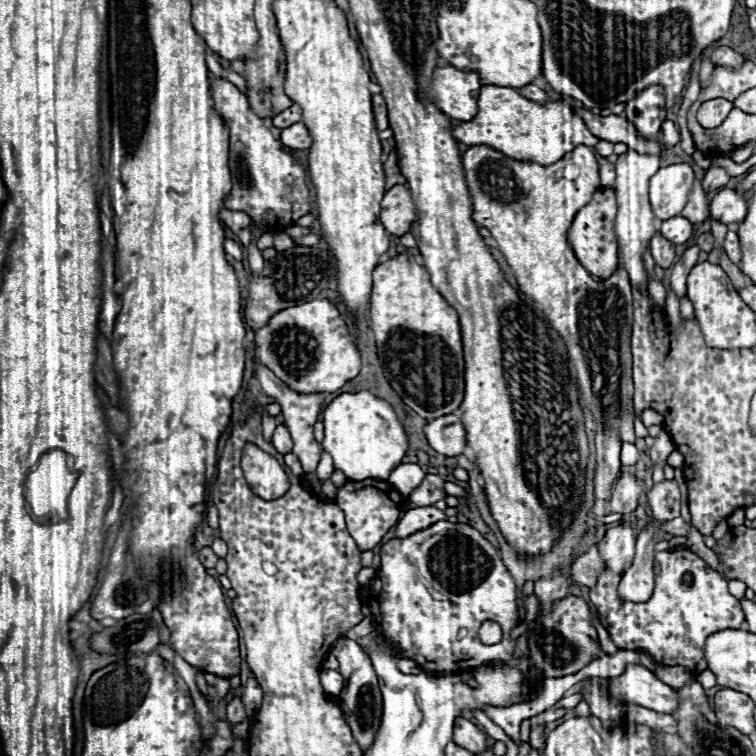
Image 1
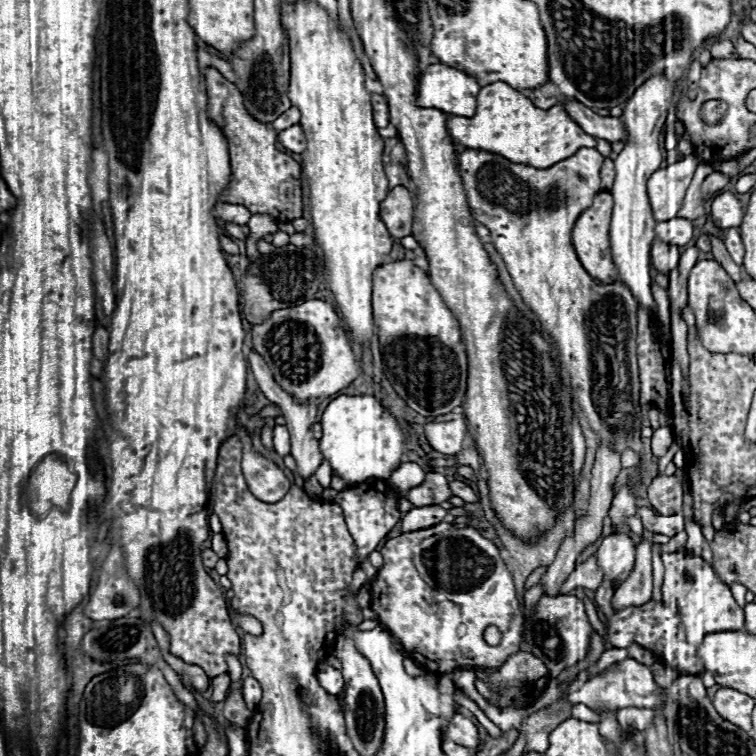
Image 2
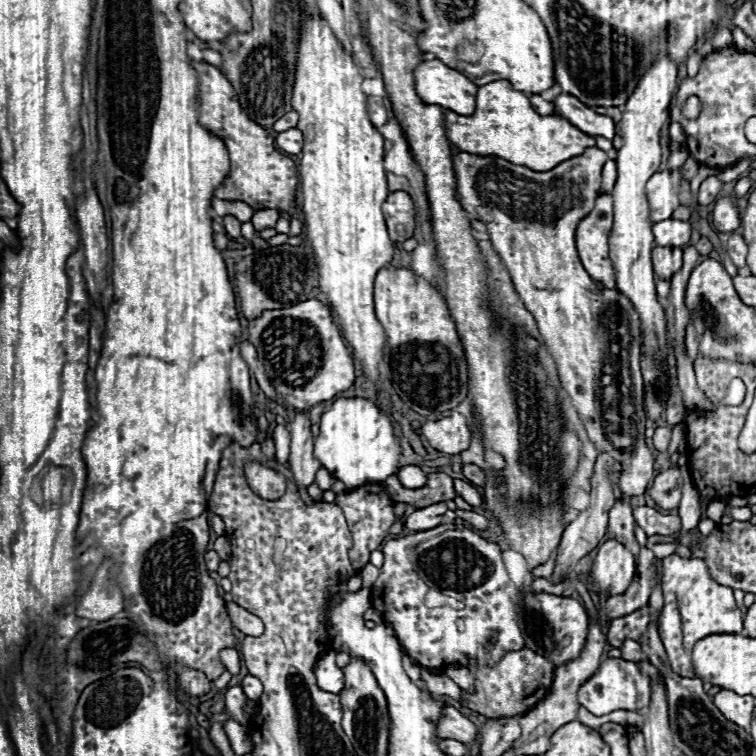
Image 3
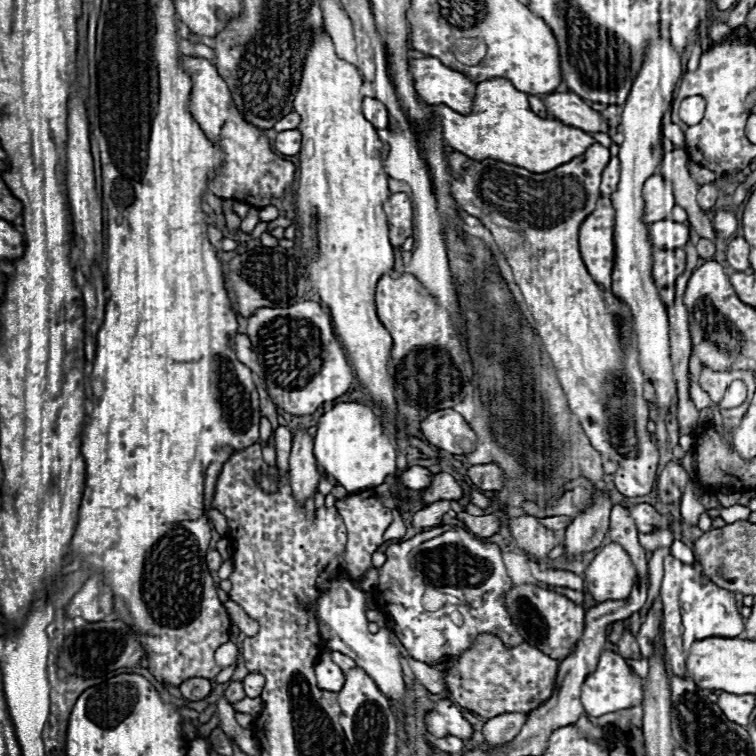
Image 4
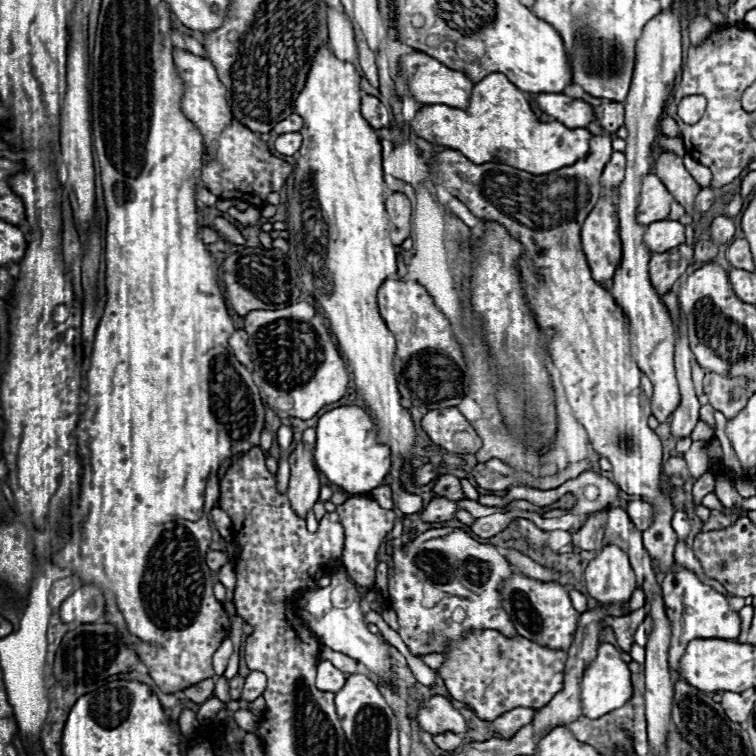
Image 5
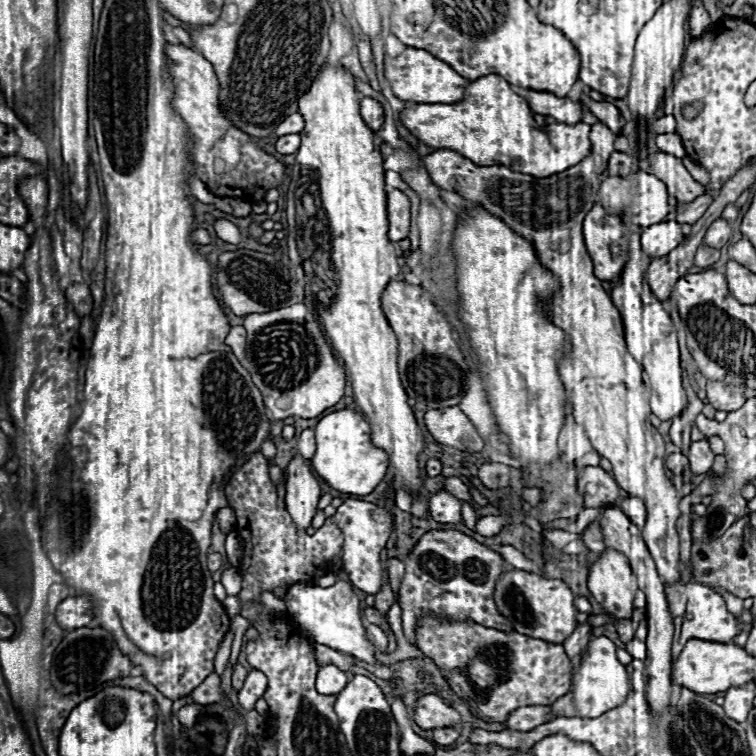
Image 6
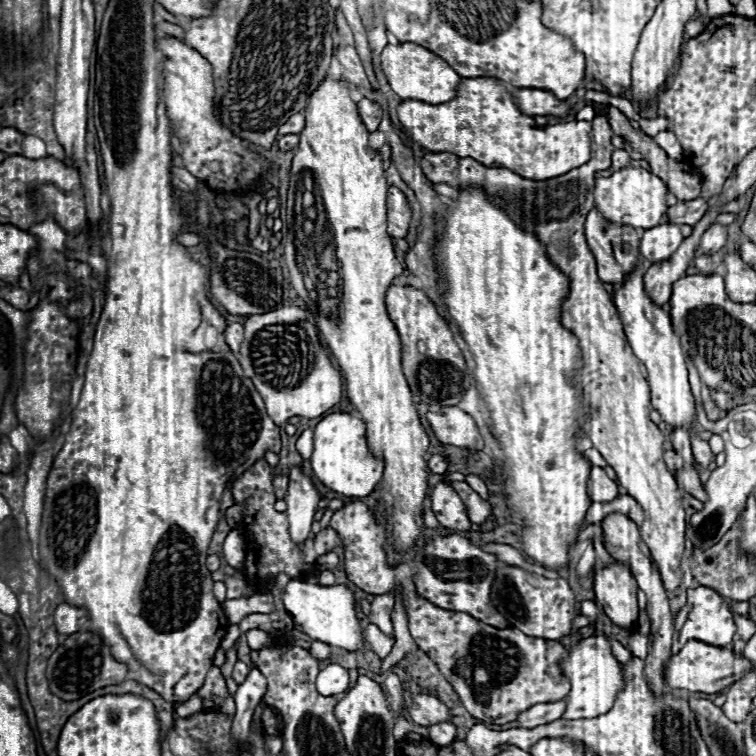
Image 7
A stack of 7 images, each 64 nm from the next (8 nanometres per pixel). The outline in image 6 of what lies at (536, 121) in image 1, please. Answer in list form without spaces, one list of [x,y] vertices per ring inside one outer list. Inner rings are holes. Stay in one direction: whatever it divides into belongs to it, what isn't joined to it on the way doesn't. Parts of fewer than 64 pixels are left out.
[[[488,74],[474,82],[468,82],[464,98],[454,104],[414,104],[400,112],[402,124],[426,146],[454,150],[464,158],[470,158],[478,166],[508,166],[514,172],[530,174],[534,178],[548,178],[560,174],[590,154],[590,126],[578,124],[548,124],[538,126],[534,114],[528,110],[524,98],[520,98],[504,78]]]

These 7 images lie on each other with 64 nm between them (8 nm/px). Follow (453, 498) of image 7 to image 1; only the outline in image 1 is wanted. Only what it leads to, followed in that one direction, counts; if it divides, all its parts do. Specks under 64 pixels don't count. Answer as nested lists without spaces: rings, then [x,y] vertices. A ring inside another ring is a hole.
[[[422,506],[422,508],[412,508],[408,510],[396,526],[396,536],[398,538],[406,538],[408,534],[414,534],[418,530],[430,528],[432,524],[436,524],[438,520],[446,520],[444,510],[436,508],[436,506]]]

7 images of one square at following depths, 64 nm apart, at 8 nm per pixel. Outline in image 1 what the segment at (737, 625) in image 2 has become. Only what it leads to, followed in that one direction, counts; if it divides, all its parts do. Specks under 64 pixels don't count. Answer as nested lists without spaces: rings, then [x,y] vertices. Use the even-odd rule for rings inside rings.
[[[680,546],[676,550],[658,552],[656,560],[660,562],[660,574],[648,602],[620,602],[616,598],[620,576],[612,574],[610,570],[604,570],[596,586],[592,586],[590,602],[596,606],[599,619],[620,650],[644,650],[658,664],[670,666],[684,666],[684,660],[690,660],[694,666],[688,670],[702,672],[708,668],[702,654],[704,640],[720,630],[738,630],[744,622],[742,606],[728,592],[728,580],[688,548]]]

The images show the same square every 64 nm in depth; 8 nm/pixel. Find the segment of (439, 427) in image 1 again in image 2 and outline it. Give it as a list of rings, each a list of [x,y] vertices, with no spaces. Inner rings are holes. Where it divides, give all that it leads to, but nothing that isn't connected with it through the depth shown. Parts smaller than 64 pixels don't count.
[[[454,412],[436,416],[432,422],[424,426],[424,434],[436,452],[454,456],[464,448],[464,442],[468,436],[466,416],[454,414]]]

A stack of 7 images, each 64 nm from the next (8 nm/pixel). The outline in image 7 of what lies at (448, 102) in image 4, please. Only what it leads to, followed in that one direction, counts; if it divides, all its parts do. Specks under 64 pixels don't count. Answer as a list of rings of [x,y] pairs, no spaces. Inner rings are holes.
[[[402,42],[398,46],[386,46],[382,50],[382,70],[386,74],[386,80],[390,84],[390,88],[402,98],[416,98],[428,104],[440,104],[440,102],[448,102],[456,96],[458,84],[460,84],[460,76],[436,54],[432,54],[430,50],[414,44],[414,42]]]

